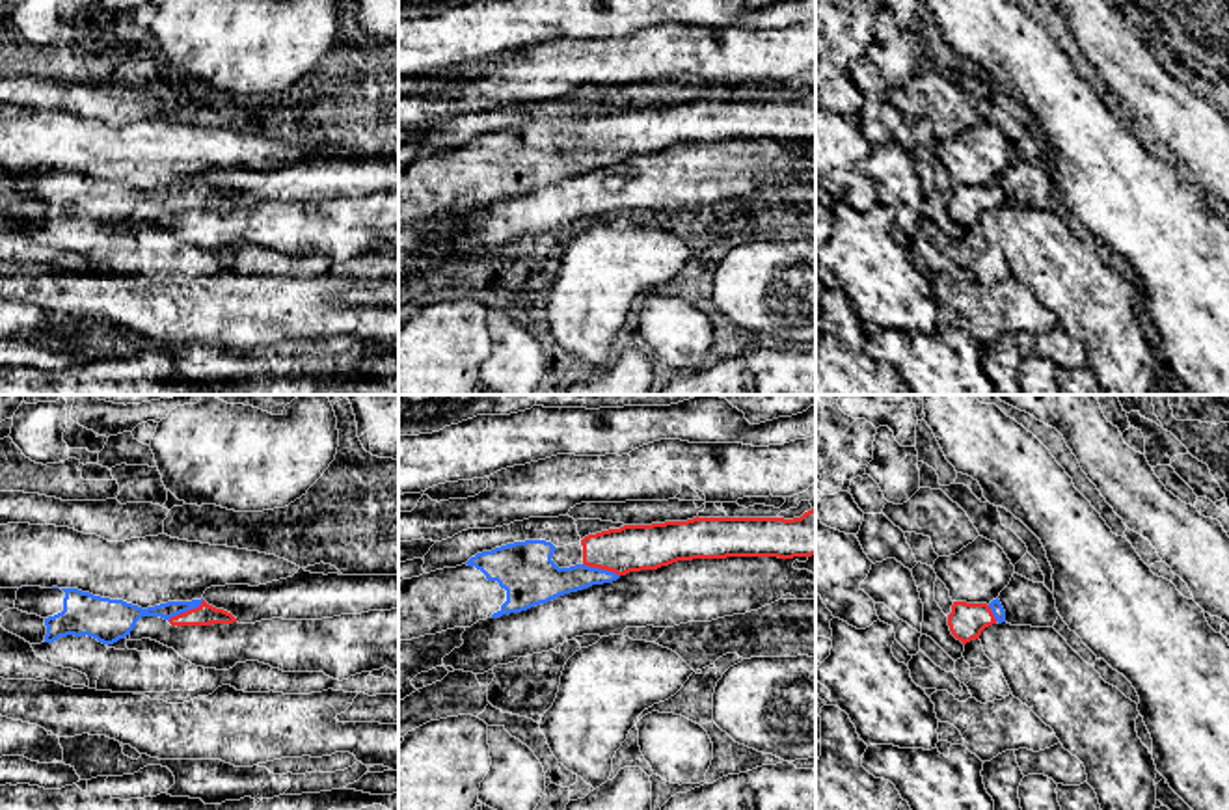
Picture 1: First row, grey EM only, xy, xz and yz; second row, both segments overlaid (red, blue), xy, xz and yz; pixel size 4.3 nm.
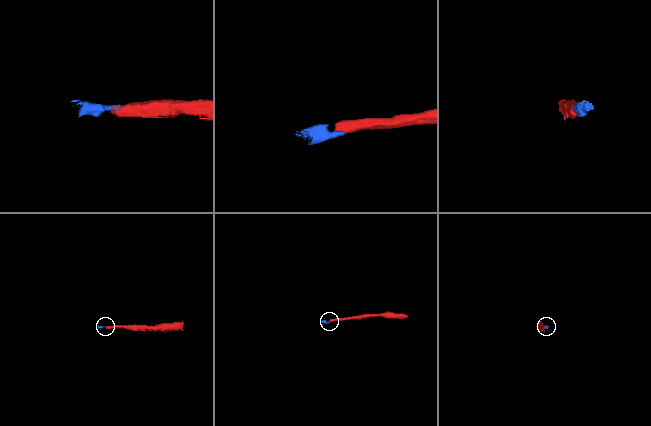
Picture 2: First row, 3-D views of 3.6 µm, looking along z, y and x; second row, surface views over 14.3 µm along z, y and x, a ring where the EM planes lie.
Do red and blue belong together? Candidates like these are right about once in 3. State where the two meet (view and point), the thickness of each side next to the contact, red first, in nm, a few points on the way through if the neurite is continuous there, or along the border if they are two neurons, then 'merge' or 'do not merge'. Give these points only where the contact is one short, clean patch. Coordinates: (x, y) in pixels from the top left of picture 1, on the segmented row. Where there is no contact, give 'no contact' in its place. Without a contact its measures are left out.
contact xy (187, 611); calibres 90 and 90 nm; way xy (203, 615), (187, 611), (138, 611), (129, 615); merge

